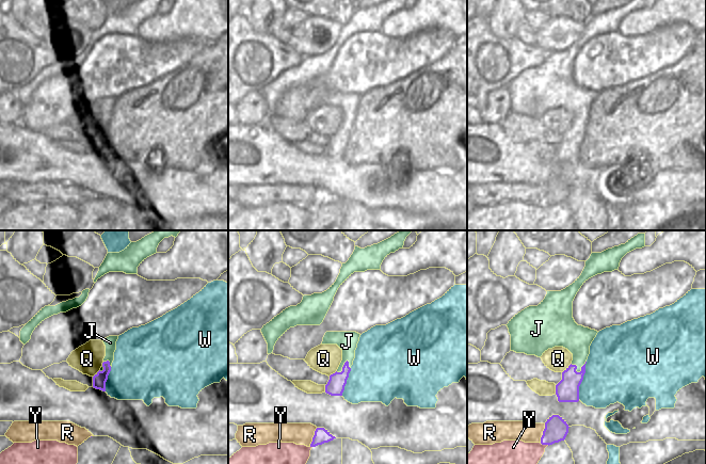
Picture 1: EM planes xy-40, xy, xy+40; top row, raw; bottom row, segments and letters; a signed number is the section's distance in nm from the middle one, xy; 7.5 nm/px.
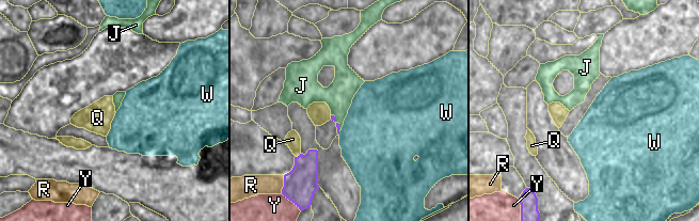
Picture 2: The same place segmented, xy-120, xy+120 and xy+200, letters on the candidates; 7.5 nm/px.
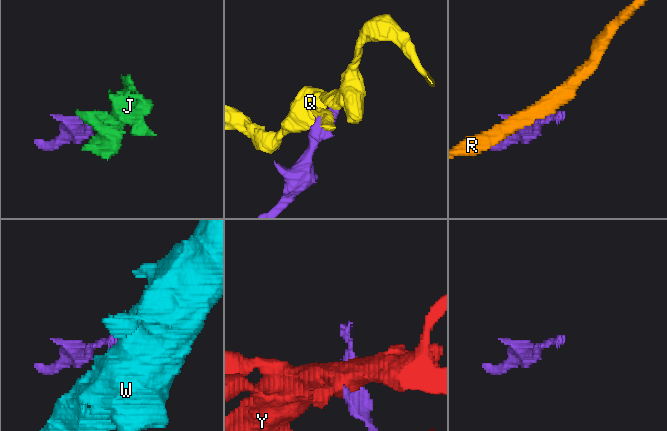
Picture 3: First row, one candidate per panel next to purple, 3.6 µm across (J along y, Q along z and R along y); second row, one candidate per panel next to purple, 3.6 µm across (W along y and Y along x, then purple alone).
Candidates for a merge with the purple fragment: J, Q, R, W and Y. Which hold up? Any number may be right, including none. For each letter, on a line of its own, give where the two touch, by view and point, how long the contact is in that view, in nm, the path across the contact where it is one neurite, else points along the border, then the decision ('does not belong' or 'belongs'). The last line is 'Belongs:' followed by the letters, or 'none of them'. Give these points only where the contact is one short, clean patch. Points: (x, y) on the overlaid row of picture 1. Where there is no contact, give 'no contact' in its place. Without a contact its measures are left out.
J: contact xy+40 (578, 372); length 120 nm; border xy+40 (586, 361), (579, 371), (576, 370), (575, 365), (571, 364); does not belong
Q: contact xy+40 (566, 368); length 100 nm; does not belong
R: contact xy (313, 437); length 160 nm; does not belong
W: contact xy+40 (581, 381); length 300 nm; border xy+40 (587, 362), (583, 379), (579, 386), (578, 399); does not belong
Y: contact xy+40 (544, 444); length 70 nm; does not belong
Belongs: none of them

